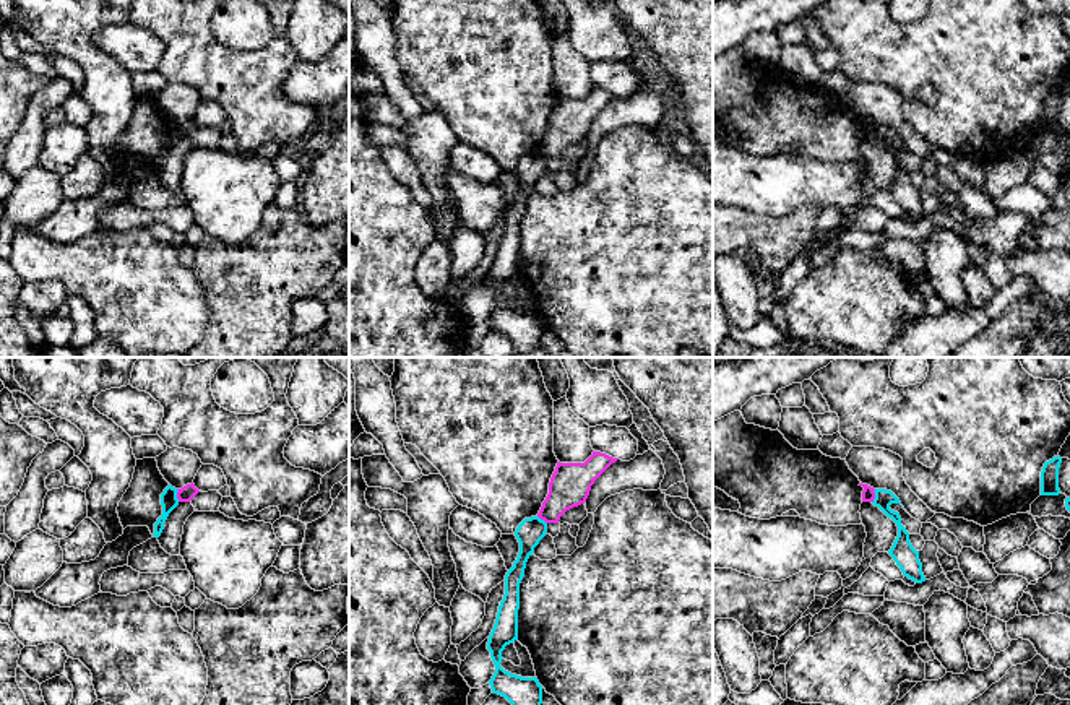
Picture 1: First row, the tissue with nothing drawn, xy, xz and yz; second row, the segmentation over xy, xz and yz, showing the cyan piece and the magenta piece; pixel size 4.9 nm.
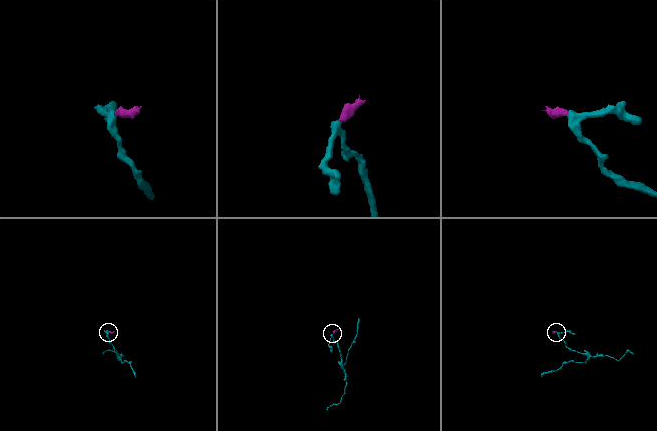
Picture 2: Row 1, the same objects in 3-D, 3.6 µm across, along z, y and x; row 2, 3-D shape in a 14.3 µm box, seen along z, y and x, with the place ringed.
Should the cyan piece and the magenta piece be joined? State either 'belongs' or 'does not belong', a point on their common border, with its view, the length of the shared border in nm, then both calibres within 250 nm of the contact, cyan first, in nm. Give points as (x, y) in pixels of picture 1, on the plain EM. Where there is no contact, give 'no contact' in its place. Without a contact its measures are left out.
does not belong; contact yz (875, 132); length 70 nm; calibres 90 and 60 nm

